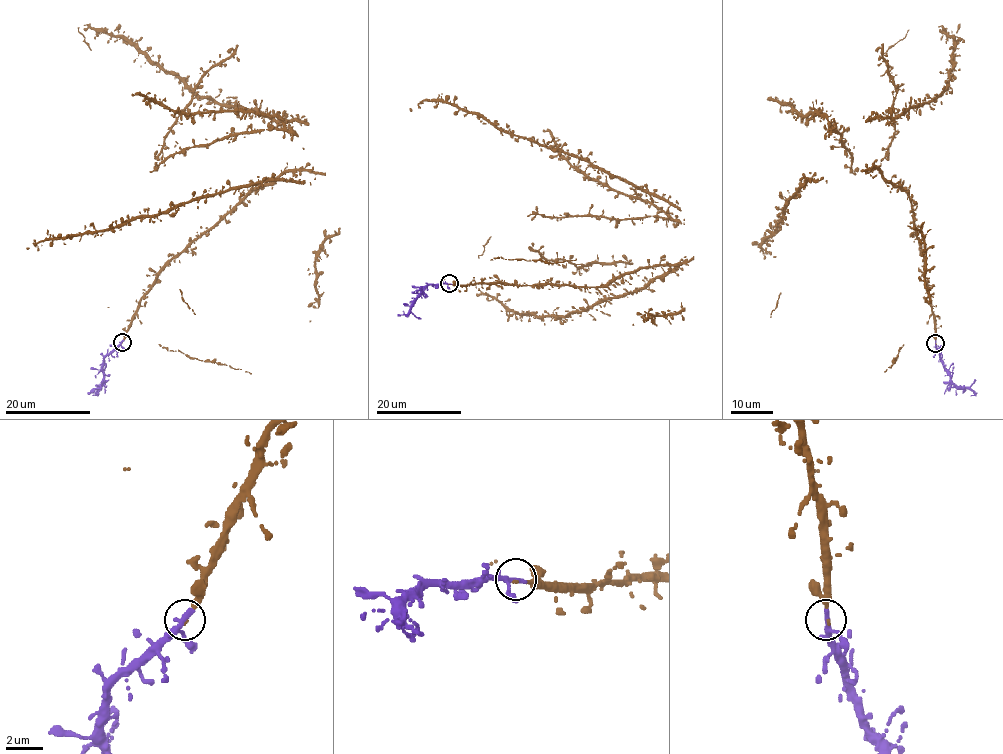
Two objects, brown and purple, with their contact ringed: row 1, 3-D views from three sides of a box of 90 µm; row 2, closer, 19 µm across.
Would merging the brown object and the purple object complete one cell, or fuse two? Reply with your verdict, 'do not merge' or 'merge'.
merge

